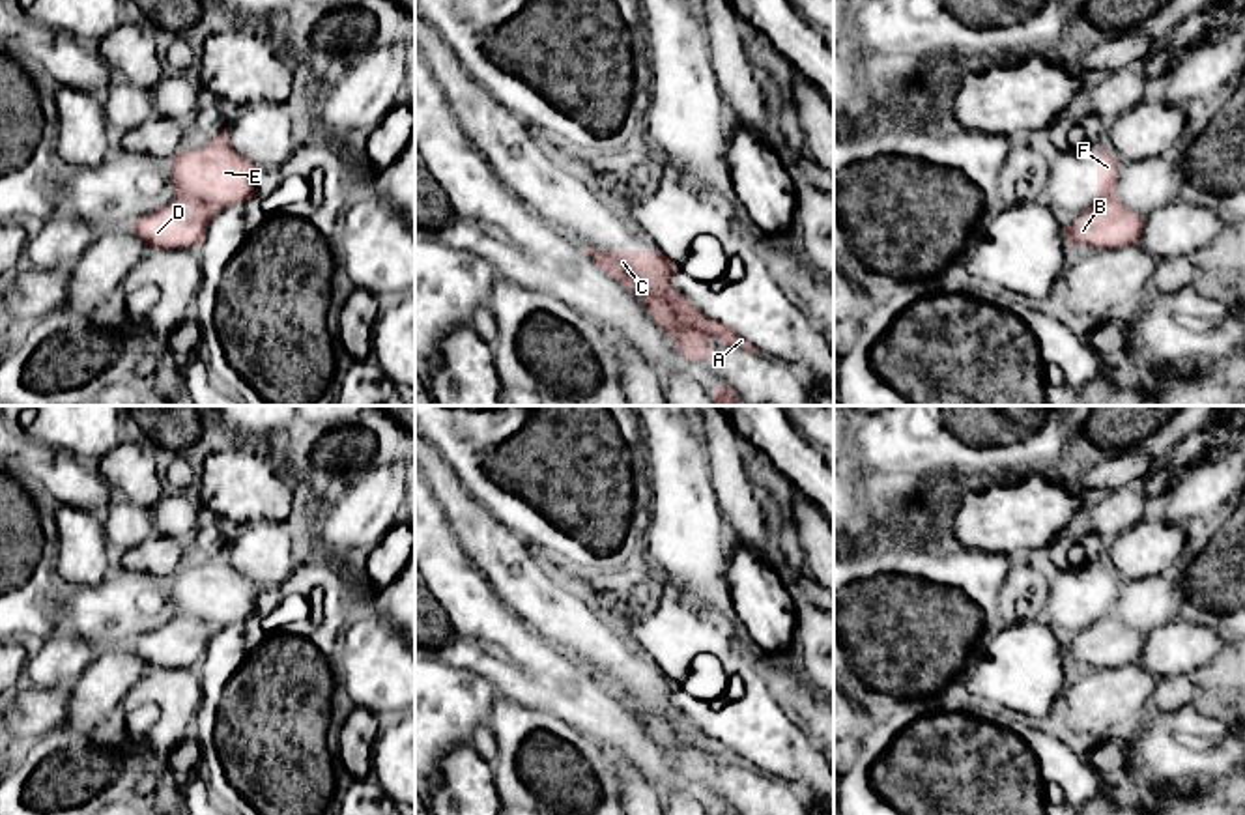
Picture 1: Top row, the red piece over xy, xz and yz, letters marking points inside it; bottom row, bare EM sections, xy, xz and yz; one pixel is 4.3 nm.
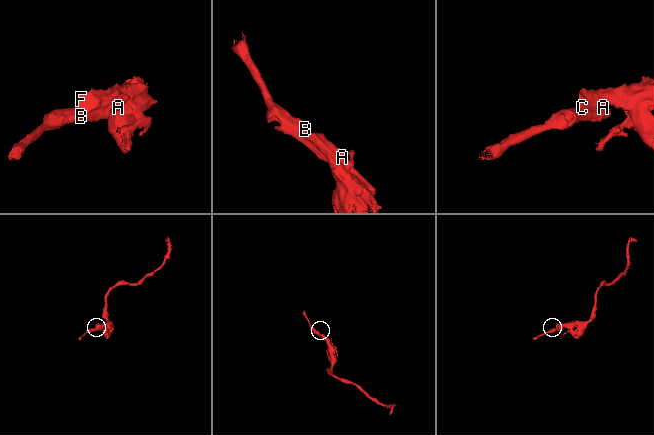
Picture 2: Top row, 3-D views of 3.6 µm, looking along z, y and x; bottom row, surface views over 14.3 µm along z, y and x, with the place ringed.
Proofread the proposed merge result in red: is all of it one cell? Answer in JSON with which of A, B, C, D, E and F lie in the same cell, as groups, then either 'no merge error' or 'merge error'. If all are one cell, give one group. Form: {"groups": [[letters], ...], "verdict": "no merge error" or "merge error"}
{"groups": [["A", "C", "E", "F"], ["B", "D"]], "verdict": "merge error"}

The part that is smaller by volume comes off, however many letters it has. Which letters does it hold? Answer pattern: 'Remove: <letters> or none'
Remove: B, D

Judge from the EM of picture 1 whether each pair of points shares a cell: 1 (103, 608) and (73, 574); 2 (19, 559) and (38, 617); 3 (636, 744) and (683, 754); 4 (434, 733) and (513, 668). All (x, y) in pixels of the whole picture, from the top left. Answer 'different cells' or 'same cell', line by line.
1: different cells
2: same cell
3: different cells
4: different cells

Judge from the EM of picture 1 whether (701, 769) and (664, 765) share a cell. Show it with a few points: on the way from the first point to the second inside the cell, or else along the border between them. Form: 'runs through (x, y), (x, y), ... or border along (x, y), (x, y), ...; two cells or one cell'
border along (658, 746), (668, 752), (677, 767); two cells

